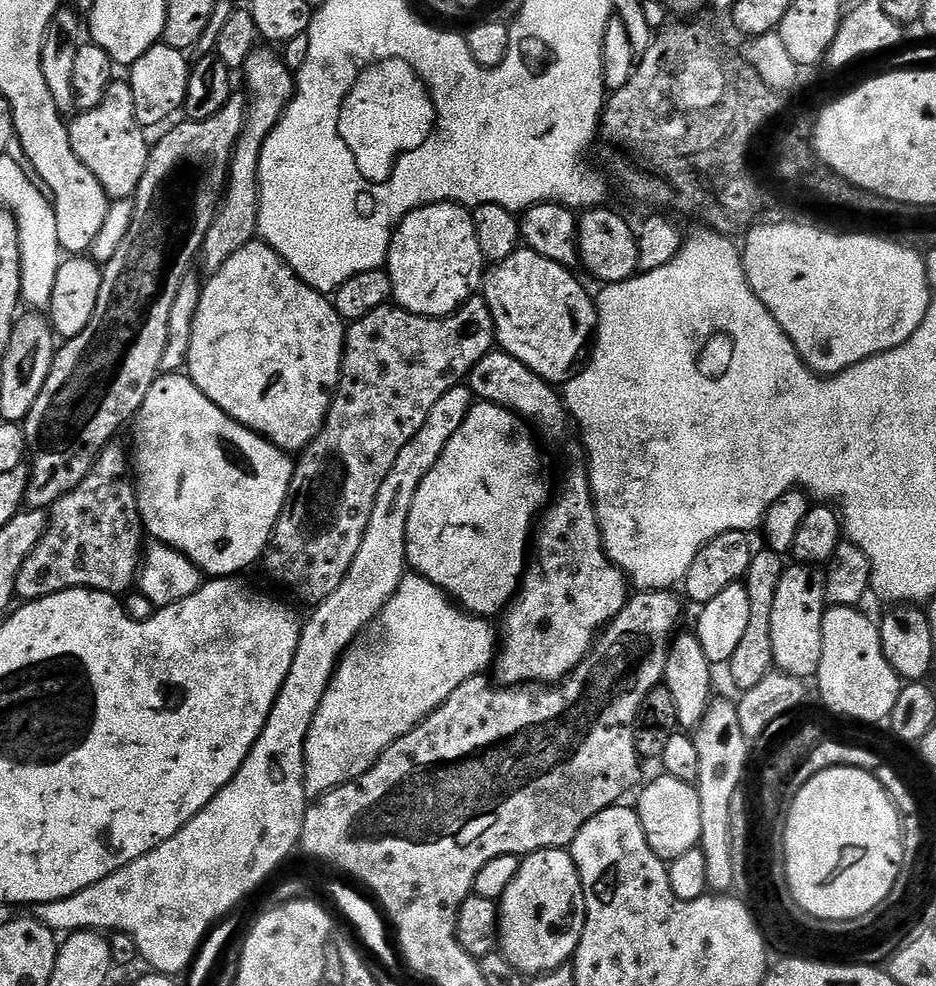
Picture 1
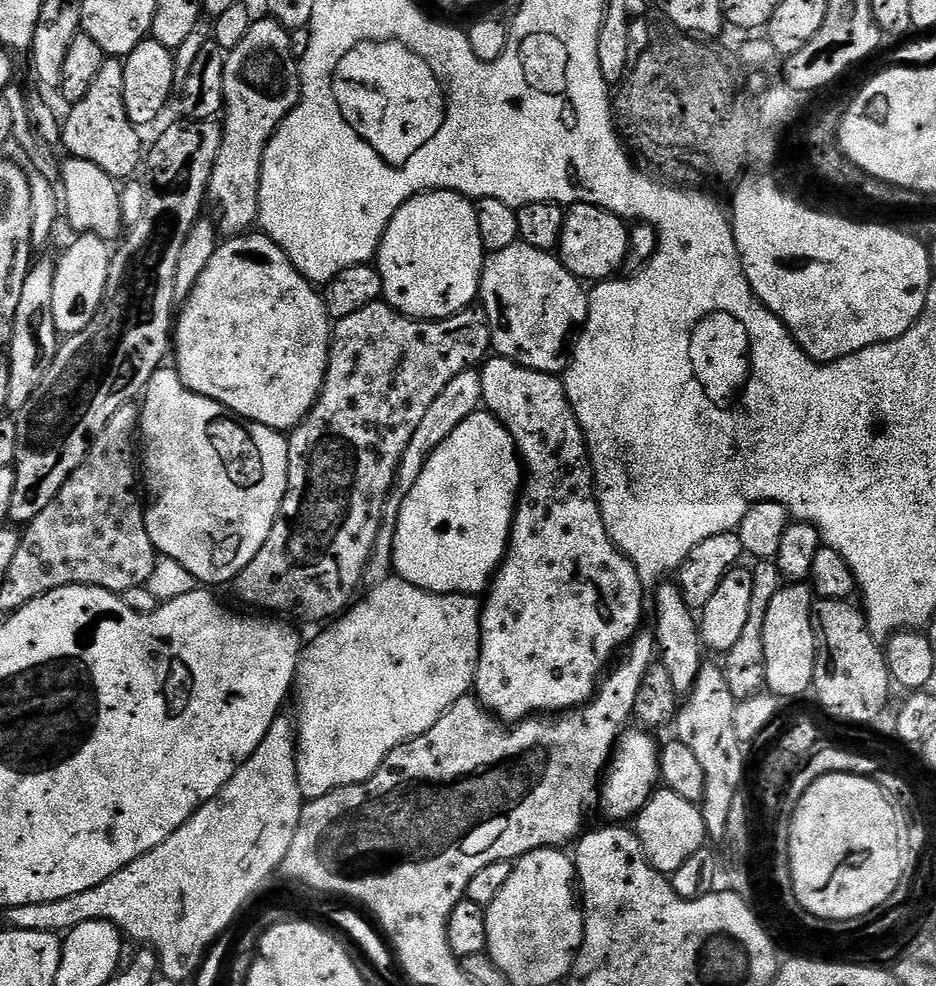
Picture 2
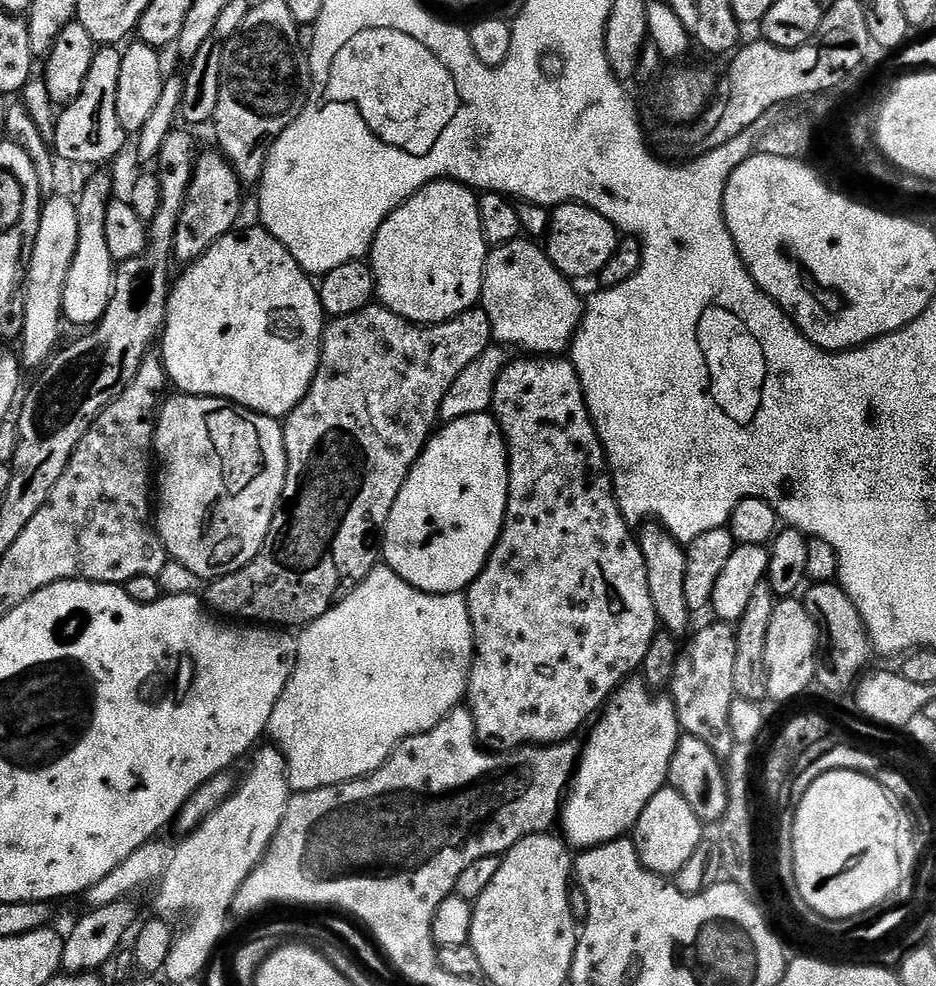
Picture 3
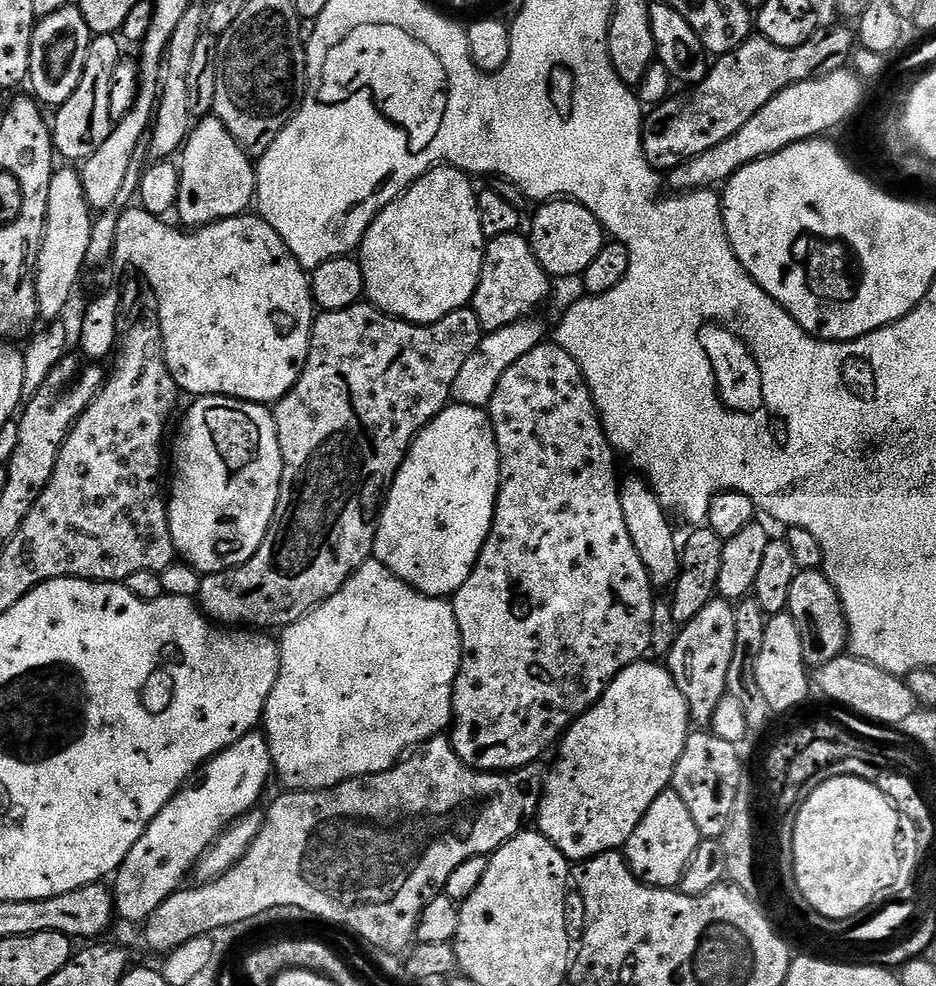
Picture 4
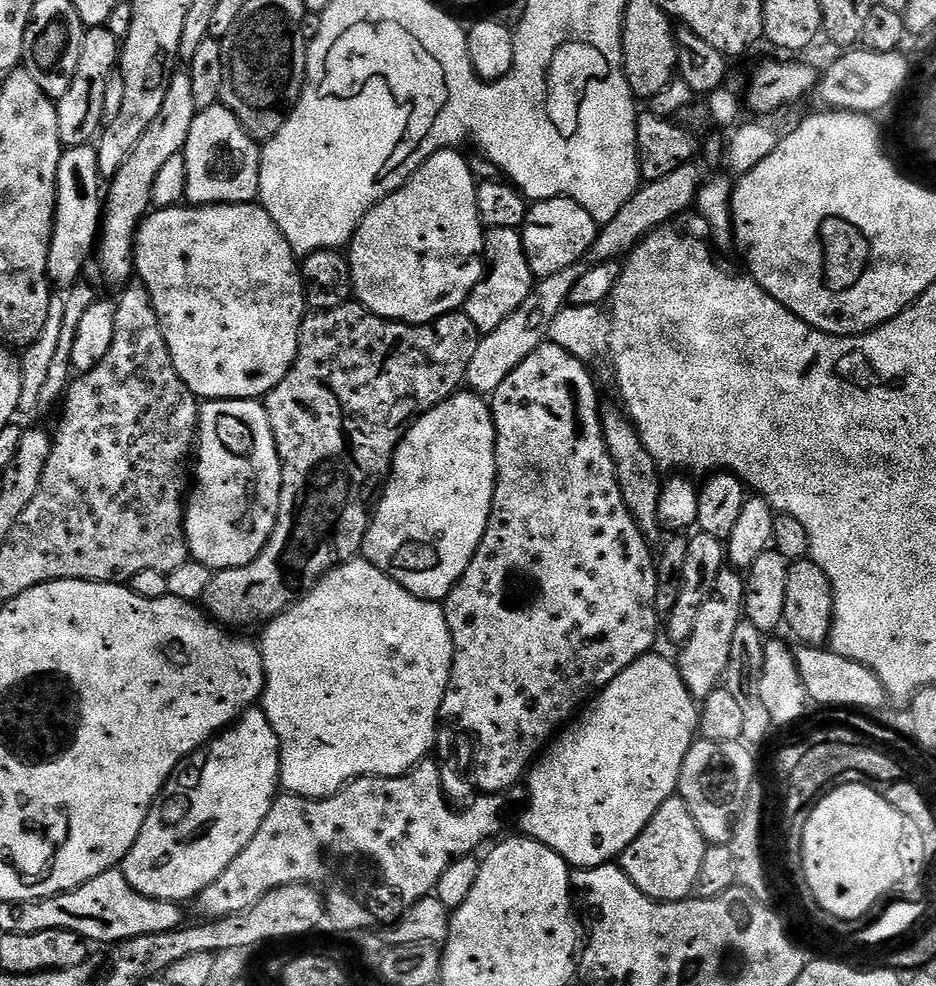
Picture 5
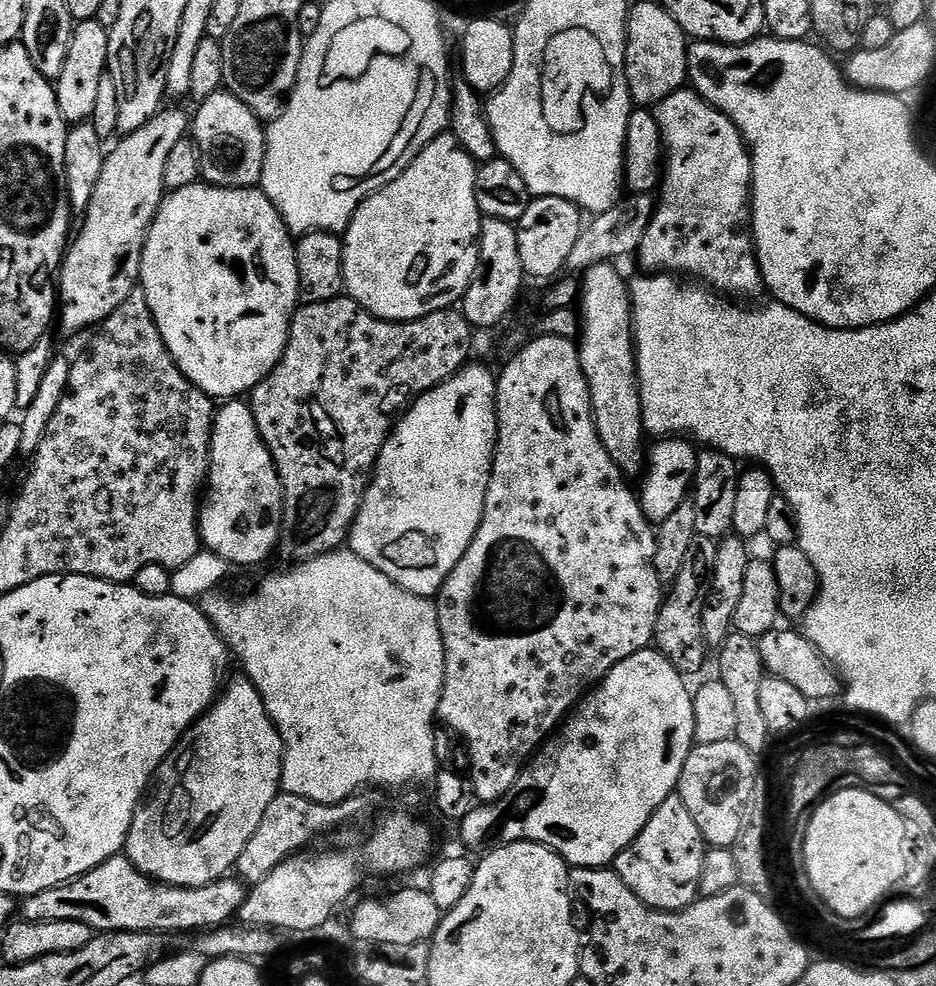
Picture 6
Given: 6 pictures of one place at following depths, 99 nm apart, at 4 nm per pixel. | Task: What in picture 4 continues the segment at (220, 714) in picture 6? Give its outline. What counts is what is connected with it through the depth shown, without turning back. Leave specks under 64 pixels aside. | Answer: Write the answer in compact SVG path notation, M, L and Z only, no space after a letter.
M260 730L238 738L234 746L222 750L215 758L209 760L202 769L202 775L195 781L197 784L185 786L173 796L172 801L156 815L154 822L146 826L142 838L134 842L134 850L130 850L122 866L115 872L110 884L115 915L119 919L121 916L122 919L129 920L136 926L143 925L144 921L150 918L150 914L154 914L154 910L158 910L158 906L166 902L166 898L180 891L182 885L187 881L184 879L187 878L188 871L191 868L193 871L199 865L200 859L216 843L217 838L225 830L231 828L241 816L247 816L257 807L256 803L259 802L260 795L263 794L264 787L268 784L268 779L273 779L273 776L274 769L268 738Z

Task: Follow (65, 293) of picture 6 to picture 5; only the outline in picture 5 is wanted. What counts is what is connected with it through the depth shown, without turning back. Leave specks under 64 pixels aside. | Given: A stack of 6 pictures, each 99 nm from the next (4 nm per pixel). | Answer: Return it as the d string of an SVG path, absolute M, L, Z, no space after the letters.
M180 70L177 76L175 73L169 79L166 98L162 98L162 110L158 110L154 122L146 126L146 134L138 138L134 150L131 150L116 176L107 185L106 195L102 200L98 243L94 249L94 264L96 260L100 267L100 276L106 283L123 286L133 279L136 232L140 229L140 221L152 208L154 174L162 170L162 166L171 156L184 151L186 134L190 134L190 122L194 122L197 111L190 78L187 71Z

